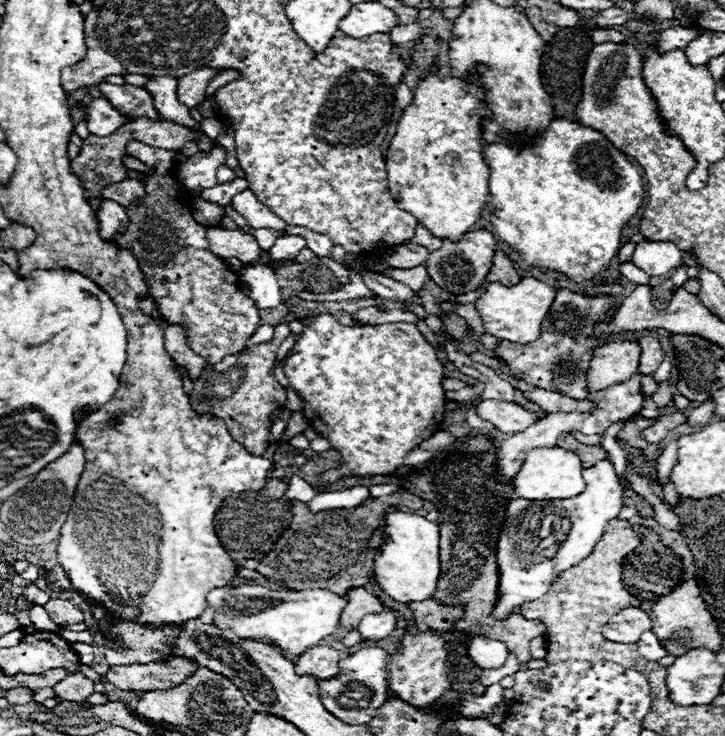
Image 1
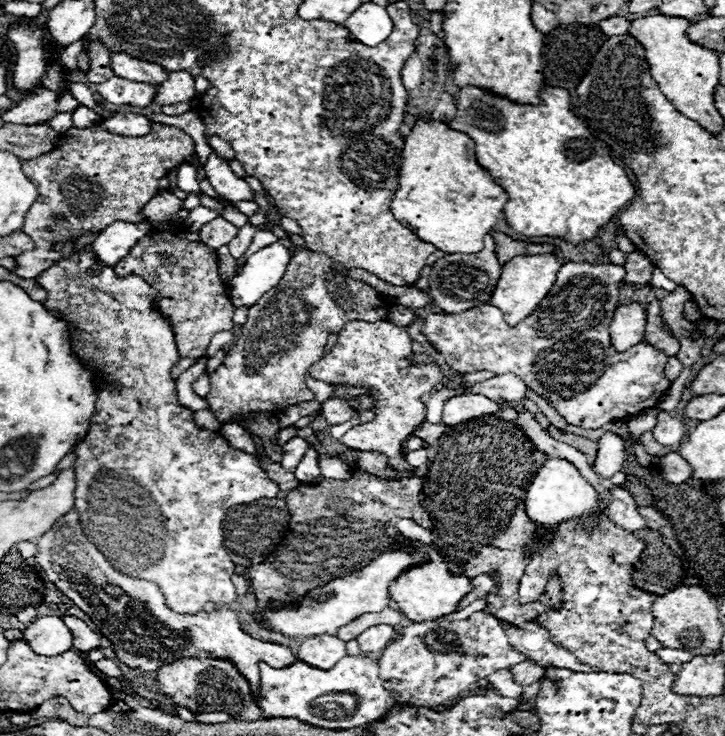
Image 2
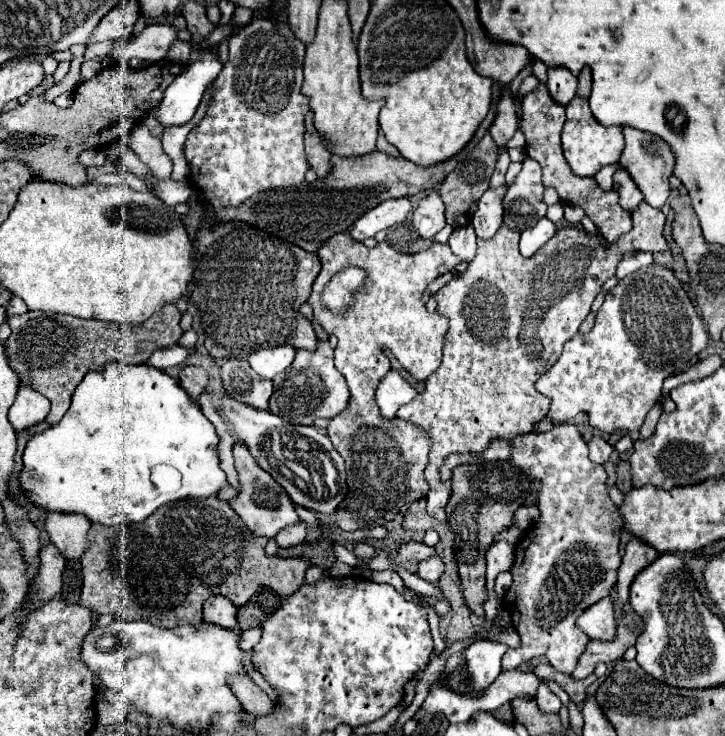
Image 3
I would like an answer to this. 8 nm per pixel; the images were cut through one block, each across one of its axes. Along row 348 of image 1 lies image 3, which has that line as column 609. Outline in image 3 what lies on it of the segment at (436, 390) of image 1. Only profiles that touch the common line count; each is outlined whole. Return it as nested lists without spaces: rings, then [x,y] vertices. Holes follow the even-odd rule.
[[[650,264],[622,278],[608,294],[596,312],[596,324],[588,334],[576,334],[564,344],[560,360],[536,382],[536,390],[550,398],[548,418],[552,422],[568,422],[578,412],[588,414],[588,424],[604,434],[616,430],[638,430],[646,412],[662,394],[662,382],[678,372],[684,372],[690,362],[706,348],[708,332],[698,316],[688,292],[674,272],[666,266]]]

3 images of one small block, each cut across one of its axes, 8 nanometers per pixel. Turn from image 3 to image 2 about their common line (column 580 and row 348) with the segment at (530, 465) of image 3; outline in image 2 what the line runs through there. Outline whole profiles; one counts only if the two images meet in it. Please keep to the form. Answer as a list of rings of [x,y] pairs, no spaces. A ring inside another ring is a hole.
[[[568,262],[560,268],[558,278],[540,302],[538,310],[532,312],[526,320],[522,320],[516,328],[510,328],[504,322],[502,312],[496,306],[482,304],[460,314],[428,314],[424,318],[424,336],[426,340],[444,354],[446,364],[456,372],[468,374],[476,370],[488,370],[494,374],[512,372],[526,382],[536,394],[548,400],[556,412],[560,412],[568,424],[580,426],[584,430],[596,430],[608,424],[610,420],[626,420],[642,410],[654,408],[662,396],[668,392],[672,382],[664,376],[664,366],[668,356],[660,354],[648,342],[640,342],[626,350],[624,354],[616,354],[610,342],[610,320],[618,304],[620,282],[624,280],[626,271],[623,266],[592,266],[586,262]]]

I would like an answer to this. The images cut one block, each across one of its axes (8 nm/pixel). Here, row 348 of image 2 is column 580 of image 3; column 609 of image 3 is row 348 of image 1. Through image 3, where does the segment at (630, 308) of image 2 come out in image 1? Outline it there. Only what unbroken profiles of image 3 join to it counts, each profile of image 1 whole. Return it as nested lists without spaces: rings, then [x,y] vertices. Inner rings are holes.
[[[610,340],[596,348],[588,370],[588,388],[604,390],[616,382],[628,380],[640,360],[640,344],[636,340]]]

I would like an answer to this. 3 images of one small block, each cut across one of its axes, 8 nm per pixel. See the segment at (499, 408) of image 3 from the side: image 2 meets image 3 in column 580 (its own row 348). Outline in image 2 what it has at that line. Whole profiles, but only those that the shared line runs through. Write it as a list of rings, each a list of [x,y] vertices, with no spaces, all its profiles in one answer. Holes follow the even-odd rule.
[[[296,248],[292,252],[292,262],[288,264],[284,278],[268,294],[264,294],[260,302],[250,306],[248,320],[242,324],[240,334],[236,336],[236,344],[228,350],[224,362],[210,374],[210,392],[206,396],[206,402],[212,414],[222,424],[234,422],[236,414],[246,416],[252,412],[280,412],[288,406],[314,400],[314,394],[304,384],[304,376],[308,374],[310,366],[322,358],[322,350],[328,336],[332,332],[340,332],[344,324],[348,324],[350,320],[374,322],[386,318],[388,310],[386,298],[372,286],[366,286],[358,280],[350,280],[348,276],[344,276],[342,268],[344,266],[332,262],[332,258],[328,258],[328,254],[324,252]]]

